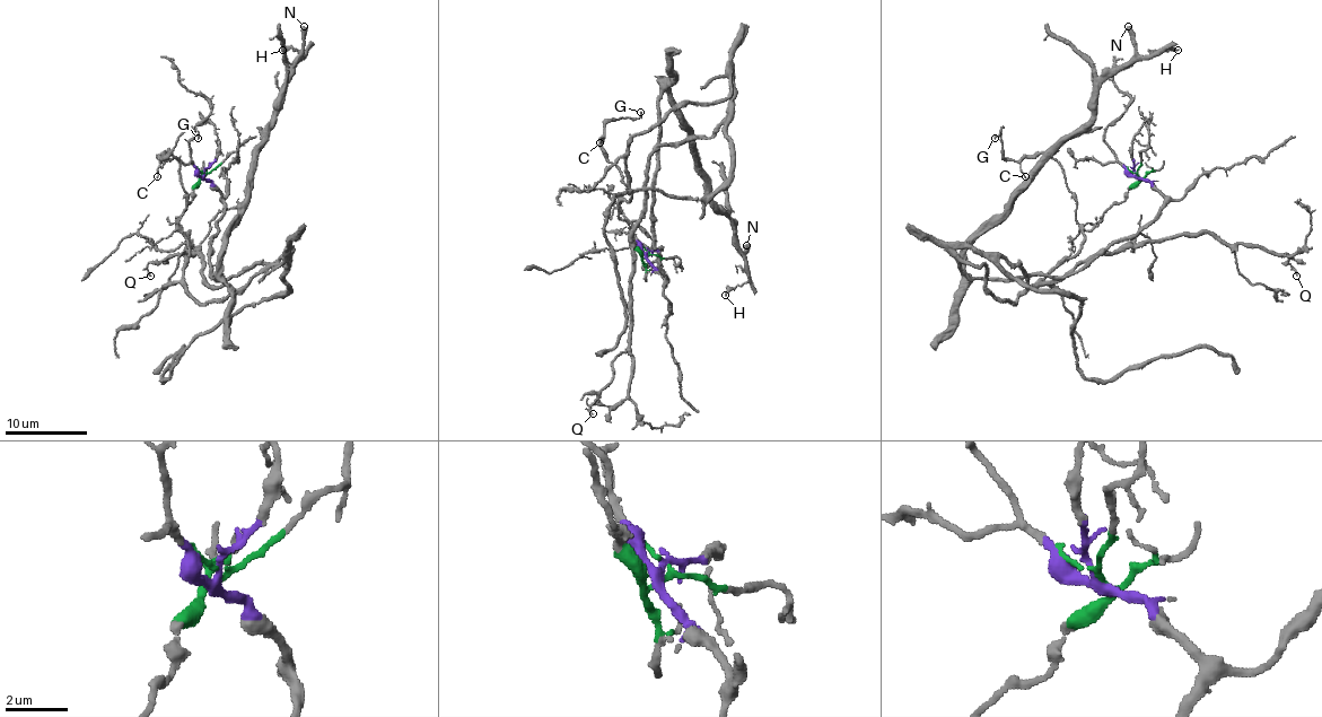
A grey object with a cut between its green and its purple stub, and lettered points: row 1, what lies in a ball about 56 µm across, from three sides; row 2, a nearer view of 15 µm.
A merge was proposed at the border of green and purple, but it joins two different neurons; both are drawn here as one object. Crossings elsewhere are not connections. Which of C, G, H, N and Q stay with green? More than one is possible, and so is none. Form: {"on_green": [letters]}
{"on_green": ["C", "G", "Q"]}

